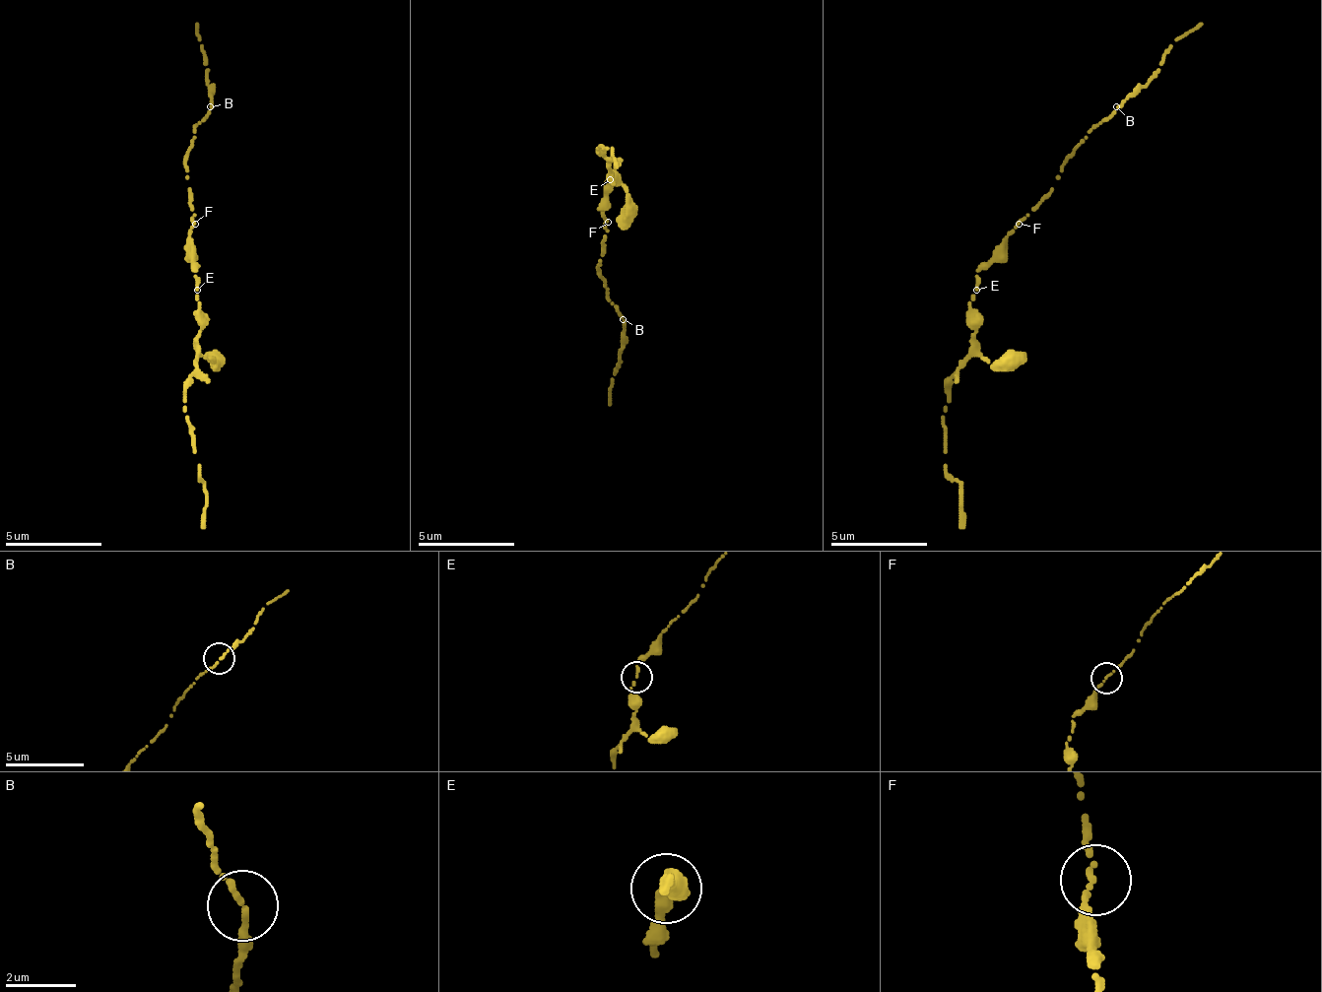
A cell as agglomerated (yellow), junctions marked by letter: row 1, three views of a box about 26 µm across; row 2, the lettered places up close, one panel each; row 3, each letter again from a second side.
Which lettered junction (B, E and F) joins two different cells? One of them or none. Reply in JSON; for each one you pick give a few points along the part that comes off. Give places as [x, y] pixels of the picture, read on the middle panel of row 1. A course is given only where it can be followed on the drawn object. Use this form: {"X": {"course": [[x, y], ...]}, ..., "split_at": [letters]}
{"split_at": []}

